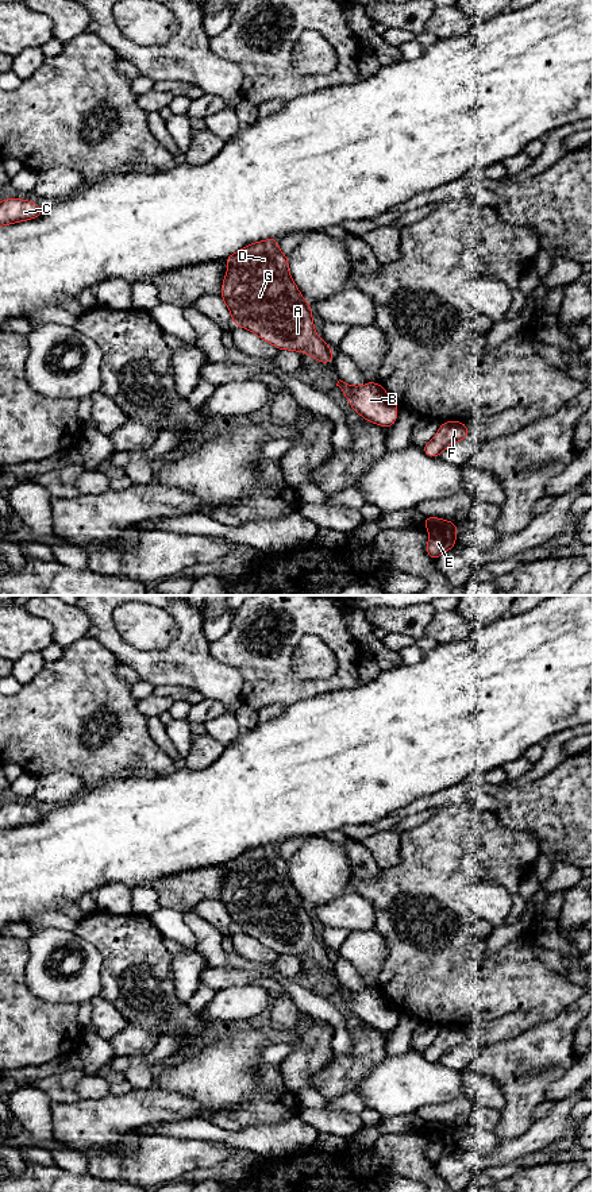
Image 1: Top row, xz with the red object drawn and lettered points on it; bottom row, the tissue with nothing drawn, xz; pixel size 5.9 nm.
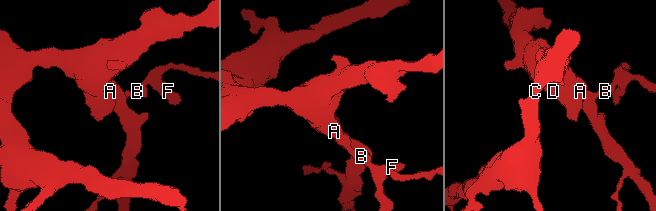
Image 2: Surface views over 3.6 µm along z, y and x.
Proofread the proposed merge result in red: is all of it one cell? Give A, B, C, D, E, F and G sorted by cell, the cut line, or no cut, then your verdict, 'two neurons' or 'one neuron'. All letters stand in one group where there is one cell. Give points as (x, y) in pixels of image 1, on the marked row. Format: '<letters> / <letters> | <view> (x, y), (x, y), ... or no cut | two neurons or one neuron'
A B C D E F G | no cut | one neuron

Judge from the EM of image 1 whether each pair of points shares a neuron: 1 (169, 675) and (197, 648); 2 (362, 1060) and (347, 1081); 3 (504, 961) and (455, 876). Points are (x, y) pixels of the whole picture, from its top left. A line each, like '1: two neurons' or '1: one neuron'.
1: one neuron
2: one neuron
3: one neuron

